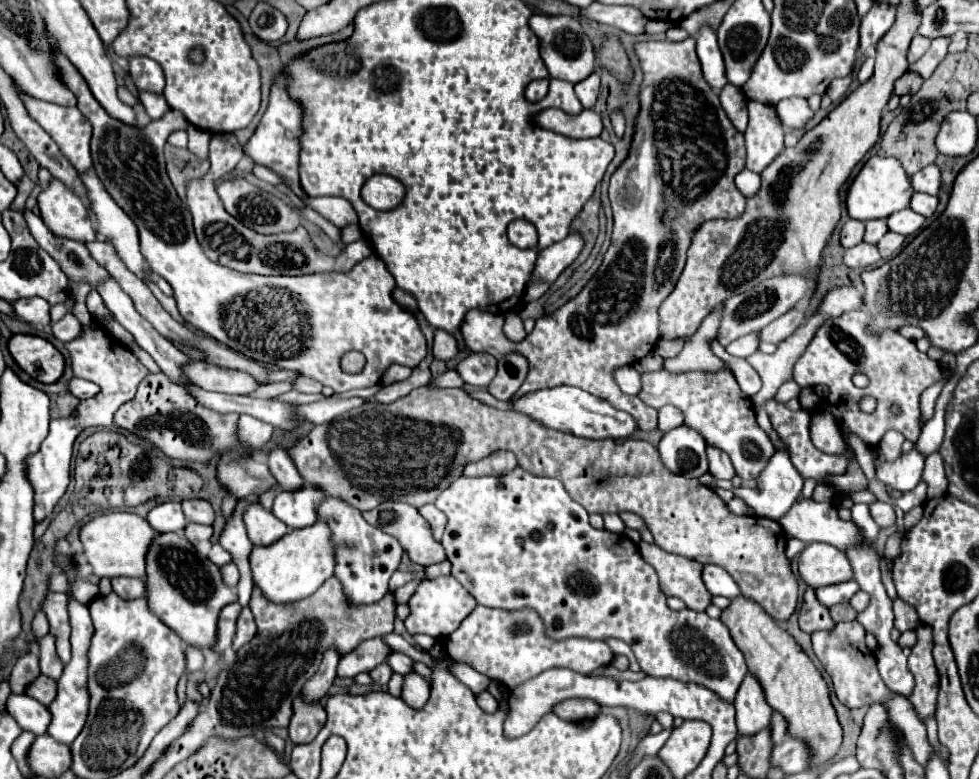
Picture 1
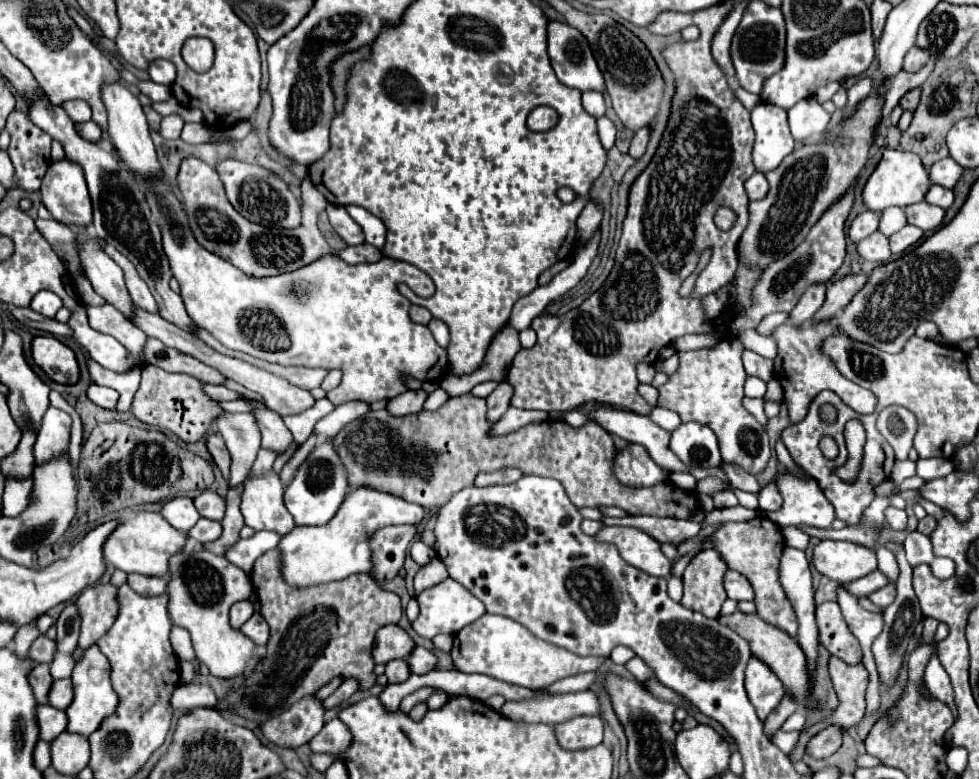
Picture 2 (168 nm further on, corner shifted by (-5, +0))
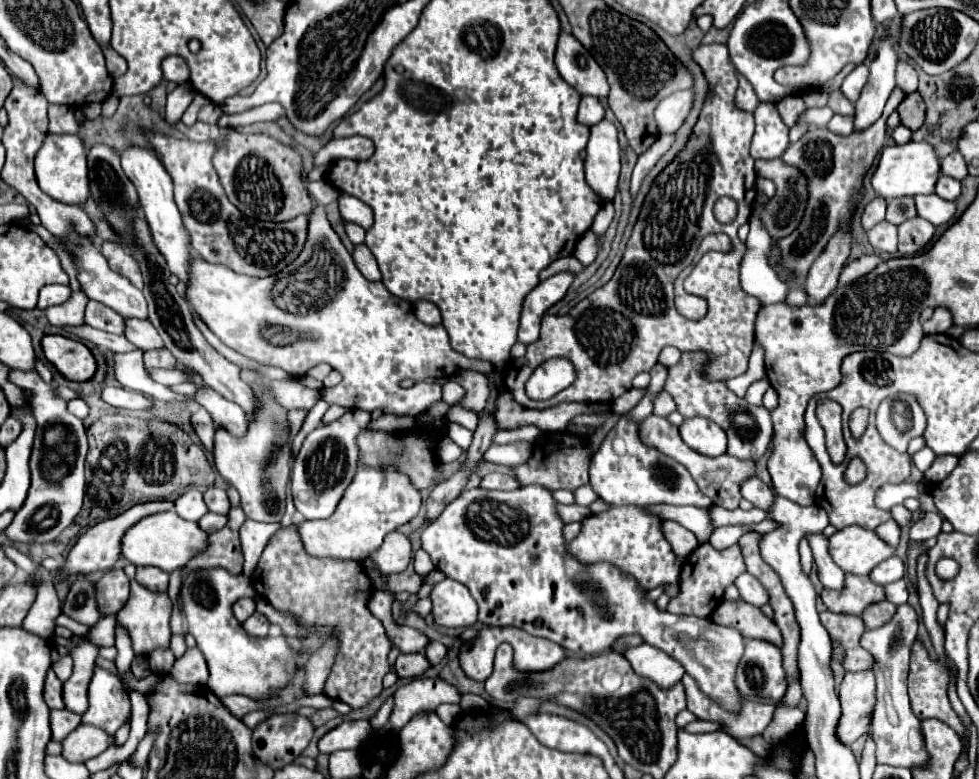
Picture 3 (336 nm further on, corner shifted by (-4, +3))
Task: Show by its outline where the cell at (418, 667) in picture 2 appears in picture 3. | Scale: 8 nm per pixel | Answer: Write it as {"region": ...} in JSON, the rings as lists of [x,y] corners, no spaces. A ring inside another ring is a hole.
{"region":[[[438,641],[428,643],[428,645],[426,645],[426,649],[424,649],[424,657],[426,657],[432,665],[440,663],[440,661],[444,659],[444,655],[446,655],[446,647],[444,647],[442,643],[438,643]]]}

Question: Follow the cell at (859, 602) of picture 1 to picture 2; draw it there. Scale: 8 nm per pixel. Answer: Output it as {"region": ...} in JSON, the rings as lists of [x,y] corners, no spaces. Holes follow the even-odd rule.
{"region":[[[891,582],[891,584],[887,584],[885,588],[881,588],[881,590],[877,590],[877,592],[873,592],[871,596],[869,596],[869,600],[873,602],[873,604],[877,604],[877,606],[881,606],[881,608],[885,608],[885,606],[889,606],[893,600],[895,600],[895,584]]]}

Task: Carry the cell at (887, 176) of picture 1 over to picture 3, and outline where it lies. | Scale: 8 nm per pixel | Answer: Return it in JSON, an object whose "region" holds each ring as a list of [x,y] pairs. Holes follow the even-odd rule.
{"region":[[[908,141],[904,145],[884,147],[880,153],[878,167],[872,175],[872,187],[878,197],[894,199],[894,197],[914,197],[934,193],[934,185],[940,177],[940,159],[934,155],[928,143]]]}

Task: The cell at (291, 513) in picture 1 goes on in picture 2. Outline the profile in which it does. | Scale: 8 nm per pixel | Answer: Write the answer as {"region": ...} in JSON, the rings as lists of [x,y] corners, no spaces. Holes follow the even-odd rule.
{"region":[[[333,438],[323,440],[313,448],[307,460],[297,468],[291,484],[285,488],[285,506],[295,518],[297,526],[321,526],[327,524],[339,510],[347,494],[347,470],[333,448]]]}

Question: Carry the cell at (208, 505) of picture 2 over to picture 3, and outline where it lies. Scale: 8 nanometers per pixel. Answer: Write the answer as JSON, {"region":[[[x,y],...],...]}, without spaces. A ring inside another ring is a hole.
{"region":[[[208,487],[204,491],[204,501],[206,501],[206,505],[208,505],[210,511],[220,513],[220,515],[226,515],[228,509],[230,509],[230,501],[228,501],[226,491],[218,489],[218,487]]]}

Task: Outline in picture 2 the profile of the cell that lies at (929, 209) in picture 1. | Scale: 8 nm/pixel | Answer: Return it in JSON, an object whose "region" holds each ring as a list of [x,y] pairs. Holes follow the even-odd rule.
{"region":[[[933,184],[931,190],[927,192],[925,200],[927,200],[929,204],[935,204],[935,206],[941,206],[941,208],[947,210],[947,208],[953,204],[955,196],[953,196],[953,190],[949,190],[949,188],[941,188],[941,186]]]}

